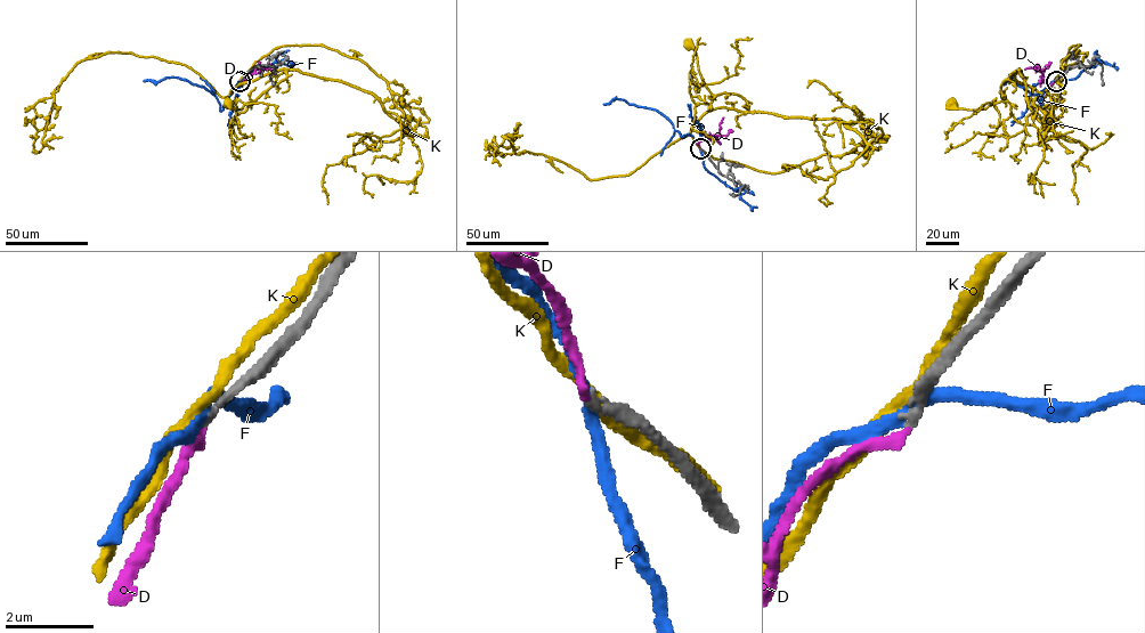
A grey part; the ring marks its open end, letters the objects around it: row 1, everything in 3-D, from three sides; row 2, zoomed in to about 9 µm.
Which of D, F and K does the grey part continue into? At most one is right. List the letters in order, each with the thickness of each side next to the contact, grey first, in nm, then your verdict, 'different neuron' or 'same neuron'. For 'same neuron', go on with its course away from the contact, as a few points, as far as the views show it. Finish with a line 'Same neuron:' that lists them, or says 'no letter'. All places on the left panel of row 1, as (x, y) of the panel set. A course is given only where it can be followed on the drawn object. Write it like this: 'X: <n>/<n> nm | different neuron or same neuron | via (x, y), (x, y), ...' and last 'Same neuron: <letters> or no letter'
D: 190/180 nm | same neuron | via (240, 80), (238, 86), (259, 72), (259, 67), (262, 69)
F: 200/240 nm | different neuron
K: 280/240 nm | different neuron
Same neuron: D

